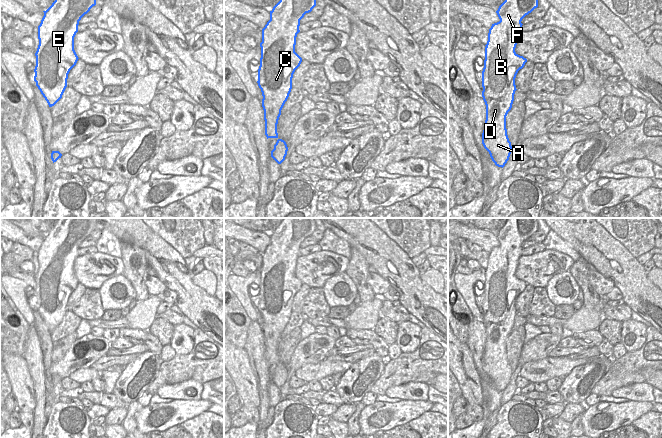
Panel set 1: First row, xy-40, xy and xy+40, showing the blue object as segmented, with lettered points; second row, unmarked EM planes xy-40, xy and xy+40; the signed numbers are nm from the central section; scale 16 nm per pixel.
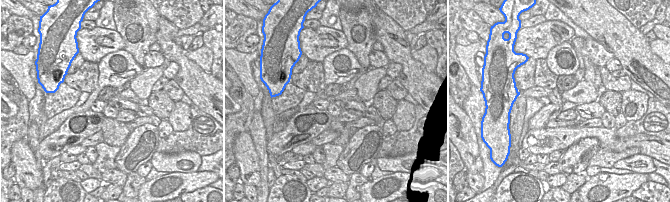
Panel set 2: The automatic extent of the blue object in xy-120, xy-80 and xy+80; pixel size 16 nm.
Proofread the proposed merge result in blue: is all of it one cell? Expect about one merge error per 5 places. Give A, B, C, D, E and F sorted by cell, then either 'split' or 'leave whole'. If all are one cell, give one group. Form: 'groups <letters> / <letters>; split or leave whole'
groups A B C D E F; leave whole

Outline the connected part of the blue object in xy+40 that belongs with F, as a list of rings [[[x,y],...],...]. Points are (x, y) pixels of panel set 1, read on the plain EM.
[[[508,218],[496,235],[500,245],[492,248],[485,269],[482,321],[486,329],[486,344],[482,368],[495,389],[502,392],[512,375],[506,340],[517,314],[516,299],[527,286],[515,276],[515,272],[522,256],[522,243],[537,231],[536,218]]]

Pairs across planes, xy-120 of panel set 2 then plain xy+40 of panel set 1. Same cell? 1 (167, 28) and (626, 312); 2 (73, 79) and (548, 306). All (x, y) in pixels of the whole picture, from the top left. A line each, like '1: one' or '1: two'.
1: two
2: one

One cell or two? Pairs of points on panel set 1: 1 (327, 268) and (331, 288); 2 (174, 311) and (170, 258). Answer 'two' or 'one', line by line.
1: two
2: two

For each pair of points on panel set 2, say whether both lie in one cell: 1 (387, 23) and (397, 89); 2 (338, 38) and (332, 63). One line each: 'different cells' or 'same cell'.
1: different cells
2: different cells

